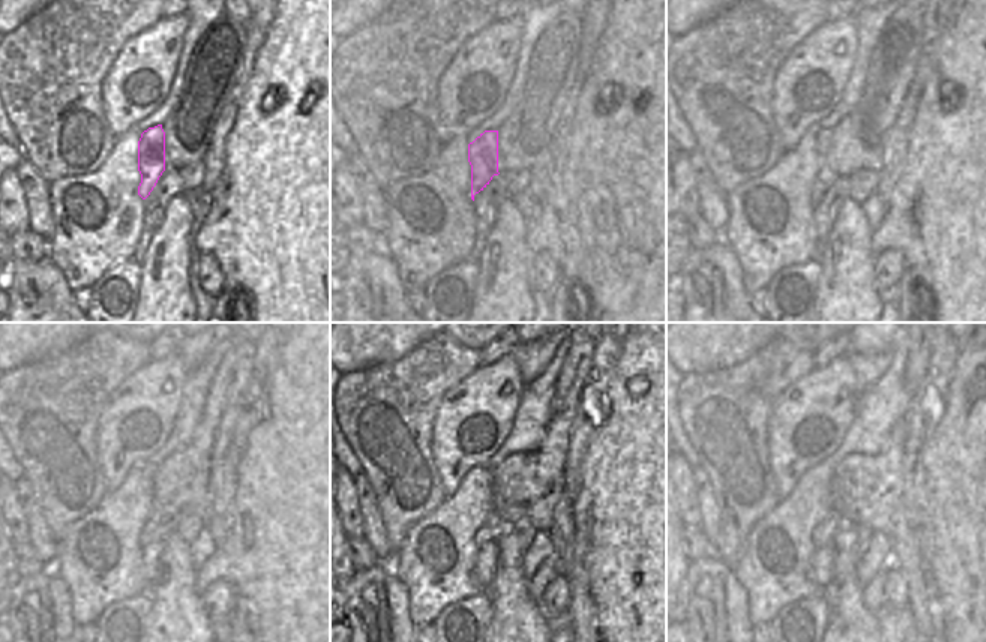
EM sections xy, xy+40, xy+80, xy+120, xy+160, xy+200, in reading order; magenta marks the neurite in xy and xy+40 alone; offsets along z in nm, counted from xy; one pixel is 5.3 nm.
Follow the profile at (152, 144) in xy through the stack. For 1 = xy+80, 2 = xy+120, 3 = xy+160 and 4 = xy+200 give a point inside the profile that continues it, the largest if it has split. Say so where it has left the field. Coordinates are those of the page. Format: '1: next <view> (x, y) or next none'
1: next xy+80 (823, 137)
2: next xy+120 (155, 519)
3: next xy+160 (492, 527)
4: next xy+200 (829, 527)

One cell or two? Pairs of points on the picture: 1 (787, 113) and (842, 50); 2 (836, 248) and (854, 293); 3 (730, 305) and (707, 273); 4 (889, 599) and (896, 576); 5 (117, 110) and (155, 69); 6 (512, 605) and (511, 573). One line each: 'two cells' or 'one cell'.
1: one cell
2: one cell
3: one cell
4: one cell
5: one cell
6: one cell

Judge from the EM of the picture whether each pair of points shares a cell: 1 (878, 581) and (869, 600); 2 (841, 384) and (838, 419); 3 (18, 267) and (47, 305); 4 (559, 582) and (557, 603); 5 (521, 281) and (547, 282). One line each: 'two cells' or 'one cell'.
1: one cell
2: one cell
3: one cell
4: one cell
5: two cells

